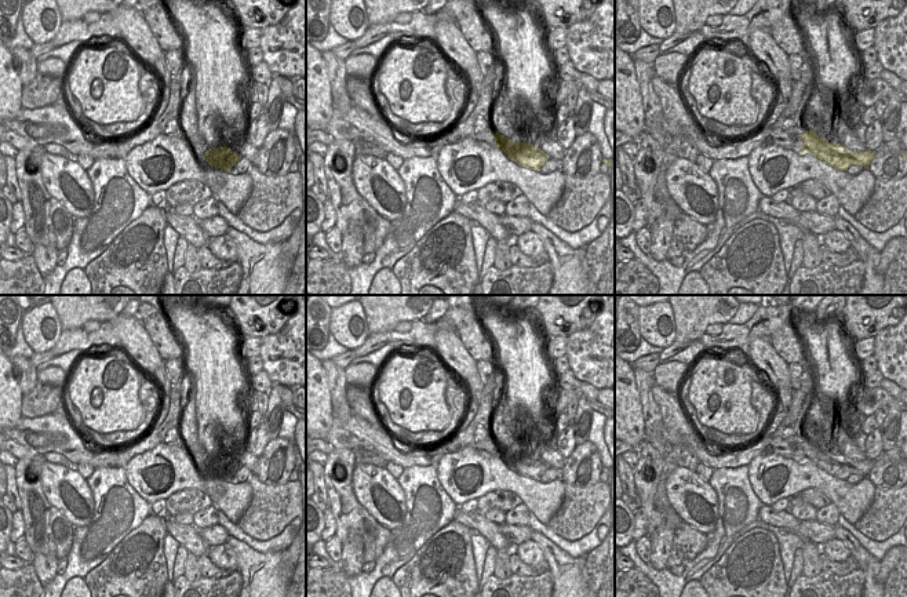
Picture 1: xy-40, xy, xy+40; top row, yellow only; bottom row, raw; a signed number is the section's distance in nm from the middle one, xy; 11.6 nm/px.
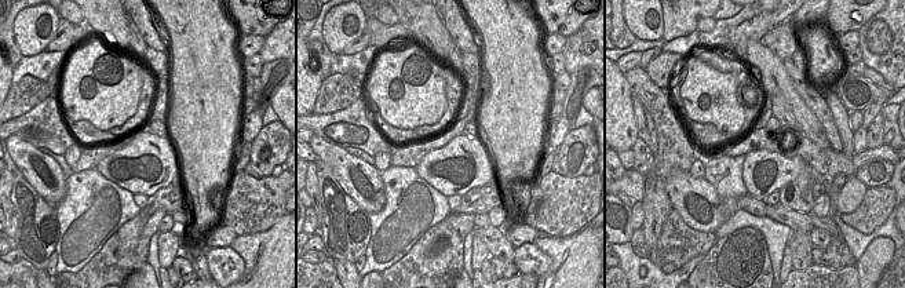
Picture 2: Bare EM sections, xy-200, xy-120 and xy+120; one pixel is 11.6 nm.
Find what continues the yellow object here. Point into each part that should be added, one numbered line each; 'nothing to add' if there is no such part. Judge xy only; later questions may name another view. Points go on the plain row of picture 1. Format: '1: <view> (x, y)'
1: xy (485, 444)

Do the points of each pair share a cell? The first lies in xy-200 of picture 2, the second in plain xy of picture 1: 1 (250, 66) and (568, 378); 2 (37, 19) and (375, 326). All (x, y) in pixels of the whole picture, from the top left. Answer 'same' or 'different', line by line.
1: different
2: different

